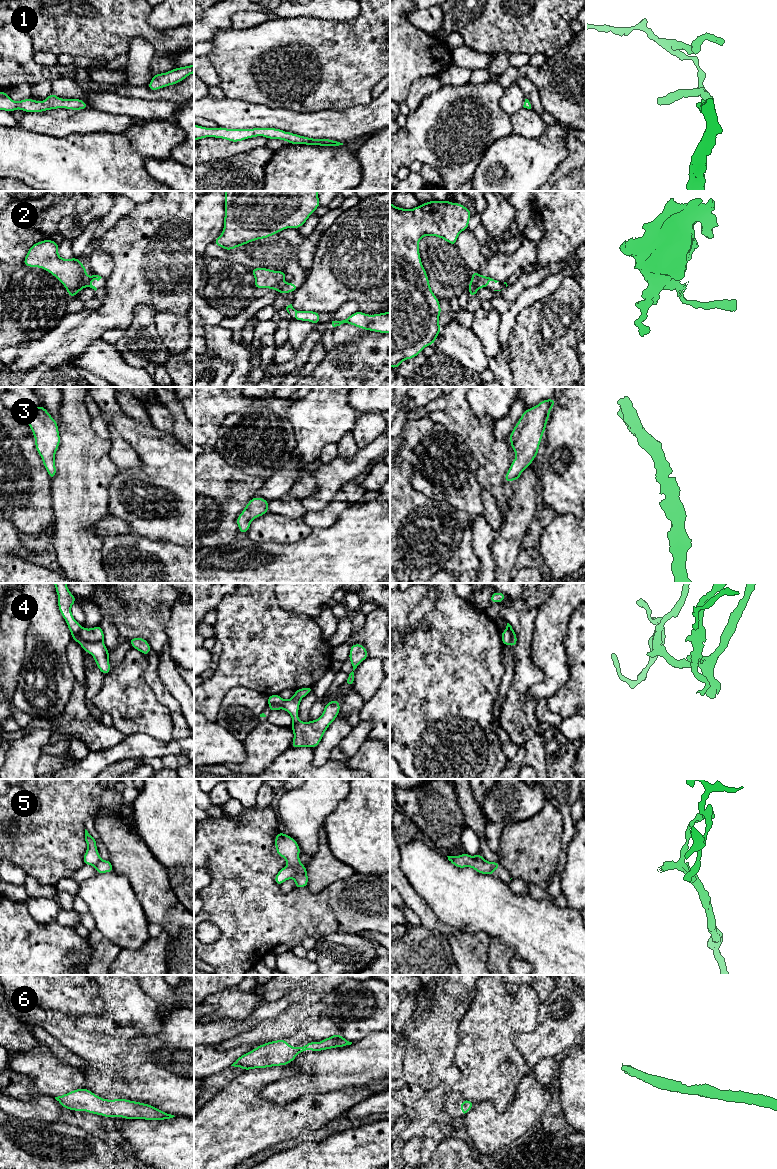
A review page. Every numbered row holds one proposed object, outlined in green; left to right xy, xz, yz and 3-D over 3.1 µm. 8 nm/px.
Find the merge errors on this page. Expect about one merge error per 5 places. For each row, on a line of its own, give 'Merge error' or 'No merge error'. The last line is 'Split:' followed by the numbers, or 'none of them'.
1: No merge error
2: Merge error
3: No merge error
4: Merge error
5: Merge error
6: No merge error
Split: 2, 4, 5

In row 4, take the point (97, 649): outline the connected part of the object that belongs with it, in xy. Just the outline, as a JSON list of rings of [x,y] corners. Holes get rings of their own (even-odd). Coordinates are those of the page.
[[[53,583],[58,595],[58,608],[65,619],[71,635],[77,638],[77,642],[81,645],[85,652],[90,653],[95,659],[95,663],[99,670],[106,675],[110,672],[109,651],[105,643],[102,641],[82,641],[78,634],[82,626],[74,619],[71,606],[75,603],[76,597],[72,595],[66,583]]]

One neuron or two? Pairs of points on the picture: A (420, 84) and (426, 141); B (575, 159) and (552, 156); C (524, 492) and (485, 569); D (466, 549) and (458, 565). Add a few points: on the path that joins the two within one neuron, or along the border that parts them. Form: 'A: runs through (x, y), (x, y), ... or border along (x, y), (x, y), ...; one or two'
A: border along (441, 86), (428, 94), (410, 112); two
B: border along (565, 134), (567, 156), (550, 176); two
C: border along (498, 532), (491, 545), (494, 572); two
D: runs through (464, 553), (464, 556), (459, 561); one

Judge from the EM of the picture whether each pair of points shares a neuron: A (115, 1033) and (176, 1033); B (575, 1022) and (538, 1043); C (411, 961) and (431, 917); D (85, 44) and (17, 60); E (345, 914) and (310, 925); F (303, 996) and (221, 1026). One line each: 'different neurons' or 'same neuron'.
A: same neuron
B: same neuron
C: different neurons
D: different neurons
E: different neurons
F: same neuron

